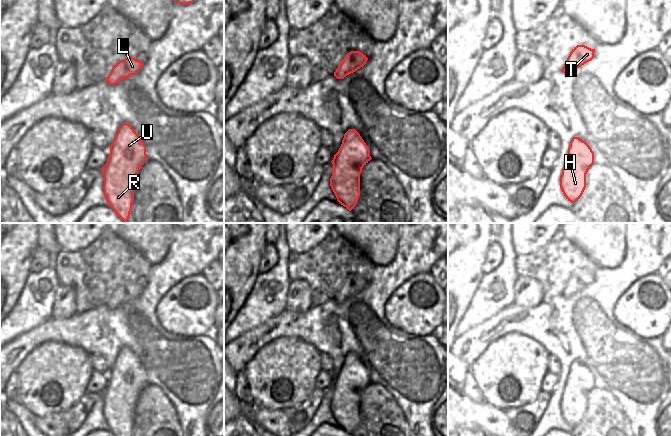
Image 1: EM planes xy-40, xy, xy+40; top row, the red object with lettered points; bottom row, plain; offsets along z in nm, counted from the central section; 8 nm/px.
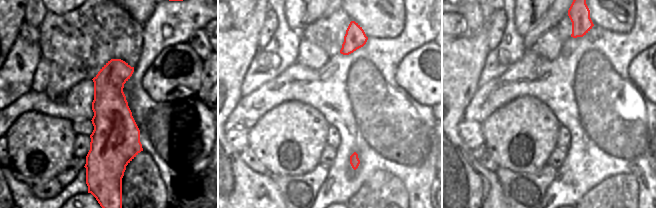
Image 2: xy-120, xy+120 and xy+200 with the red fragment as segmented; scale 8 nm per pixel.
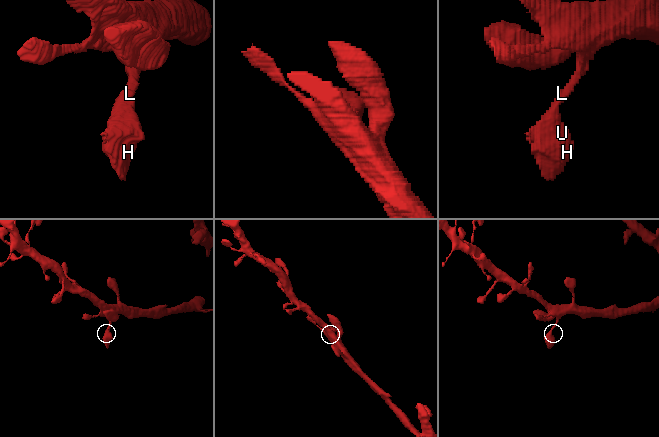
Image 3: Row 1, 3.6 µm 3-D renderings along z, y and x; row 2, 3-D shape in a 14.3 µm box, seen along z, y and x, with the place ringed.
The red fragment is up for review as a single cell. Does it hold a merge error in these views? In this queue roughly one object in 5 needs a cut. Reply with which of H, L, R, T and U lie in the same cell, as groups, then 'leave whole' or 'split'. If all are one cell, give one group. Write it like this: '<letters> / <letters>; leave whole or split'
H L R T U; leave whole

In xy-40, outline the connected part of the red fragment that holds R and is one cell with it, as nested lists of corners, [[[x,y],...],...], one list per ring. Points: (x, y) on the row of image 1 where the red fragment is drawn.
[[[123,123],[110,145],[110,154],[102,174],[104,196],[116,215],[125,223],[134,202],[134,184],[148,156],[146,146],[131,125]]]

